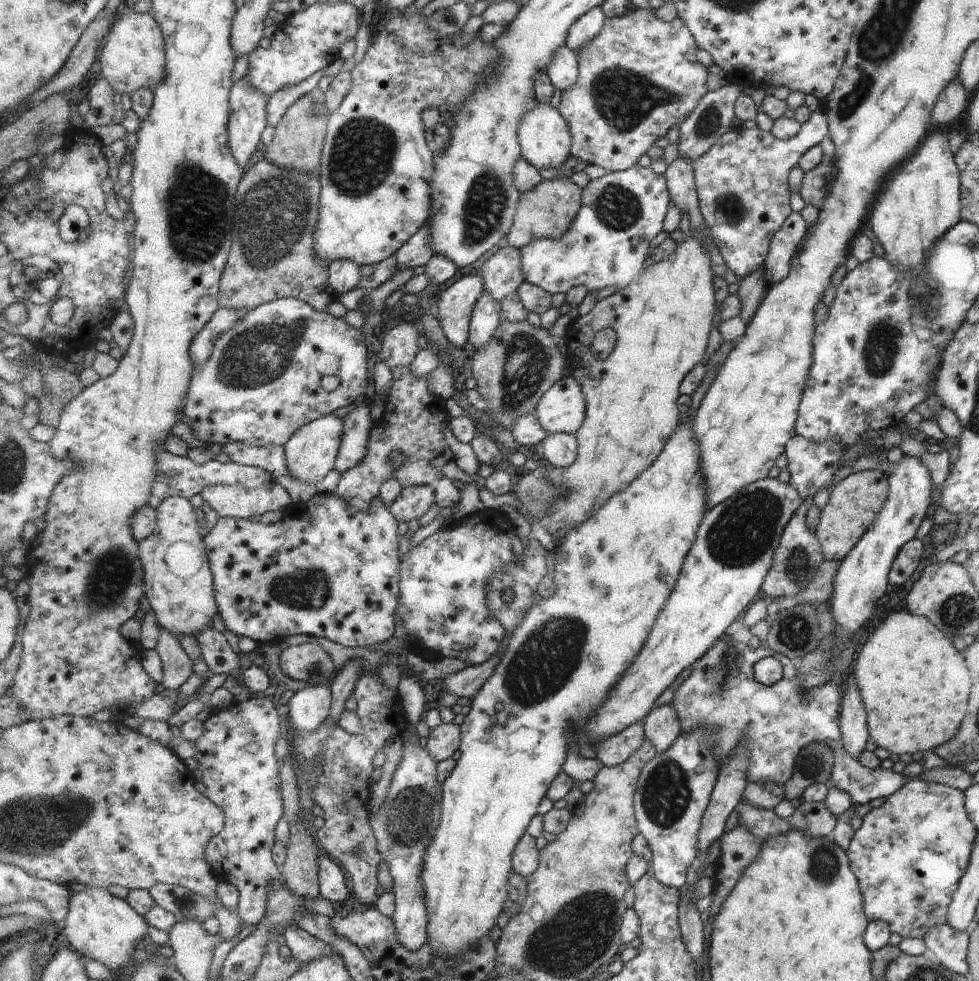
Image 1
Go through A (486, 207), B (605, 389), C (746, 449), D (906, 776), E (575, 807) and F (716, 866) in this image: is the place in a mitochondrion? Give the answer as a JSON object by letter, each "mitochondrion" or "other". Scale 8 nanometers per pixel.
{"A":"mitochondrion","B":"mitochondrion","C":"other","D":"other","E":"other","F":"other"}

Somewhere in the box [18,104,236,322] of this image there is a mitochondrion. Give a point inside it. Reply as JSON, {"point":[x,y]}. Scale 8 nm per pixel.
{"point":[44,129]}

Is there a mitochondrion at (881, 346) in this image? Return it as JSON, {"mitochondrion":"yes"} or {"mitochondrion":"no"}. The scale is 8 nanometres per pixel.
{"mitochondrion":"yes"}

